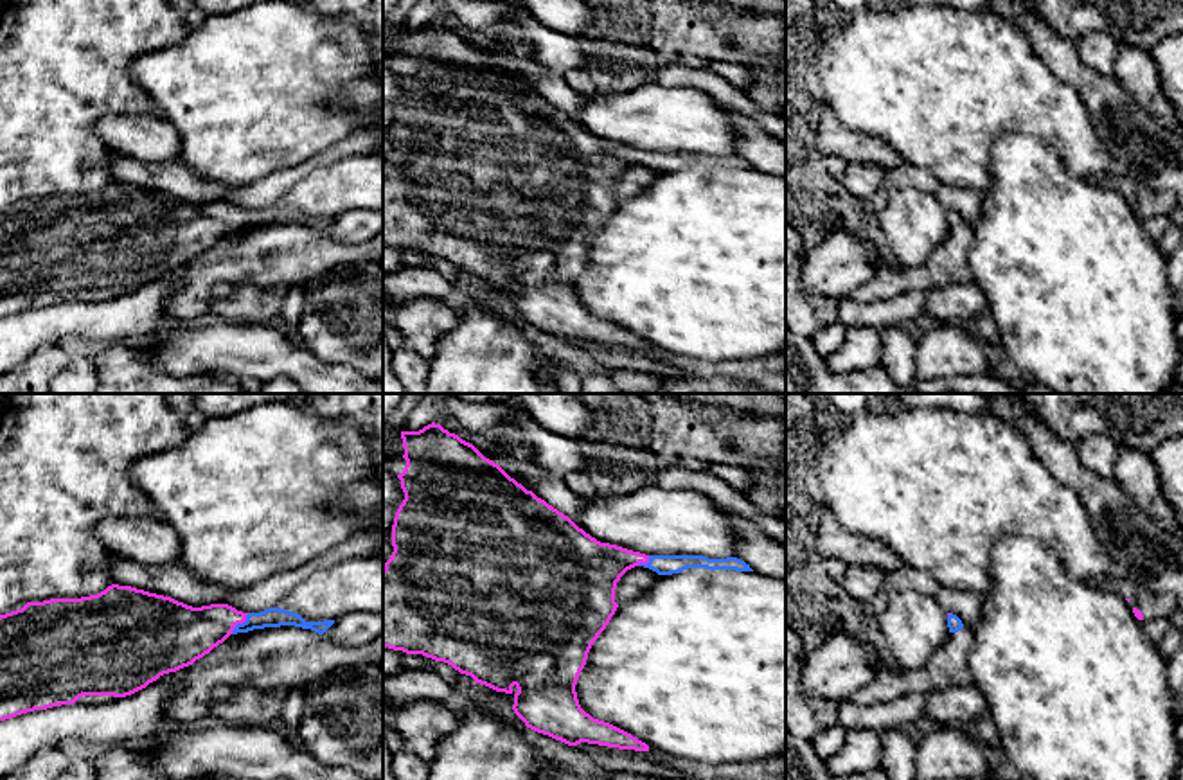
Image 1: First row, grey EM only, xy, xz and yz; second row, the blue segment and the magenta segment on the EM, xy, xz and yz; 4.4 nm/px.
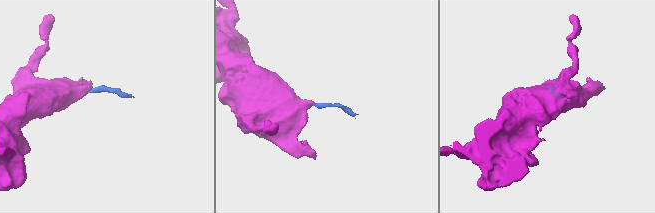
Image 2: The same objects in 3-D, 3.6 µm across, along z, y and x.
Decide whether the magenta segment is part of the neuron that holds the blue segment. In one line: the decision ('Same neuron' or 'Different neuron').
Same neuron

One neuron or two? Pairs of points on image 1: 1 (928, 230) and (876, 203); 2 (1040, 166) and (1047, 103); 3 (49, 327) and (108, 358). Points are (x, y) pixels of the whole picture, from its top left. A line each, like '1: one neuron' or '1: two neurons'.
1: two neurons
2: two neurons
3: two neurons

